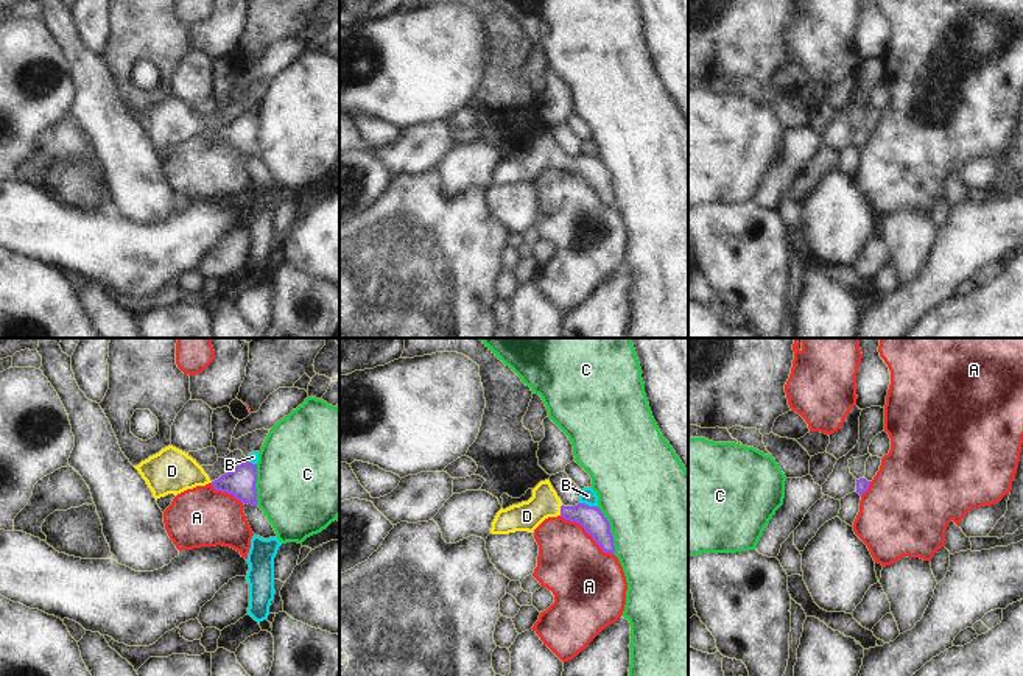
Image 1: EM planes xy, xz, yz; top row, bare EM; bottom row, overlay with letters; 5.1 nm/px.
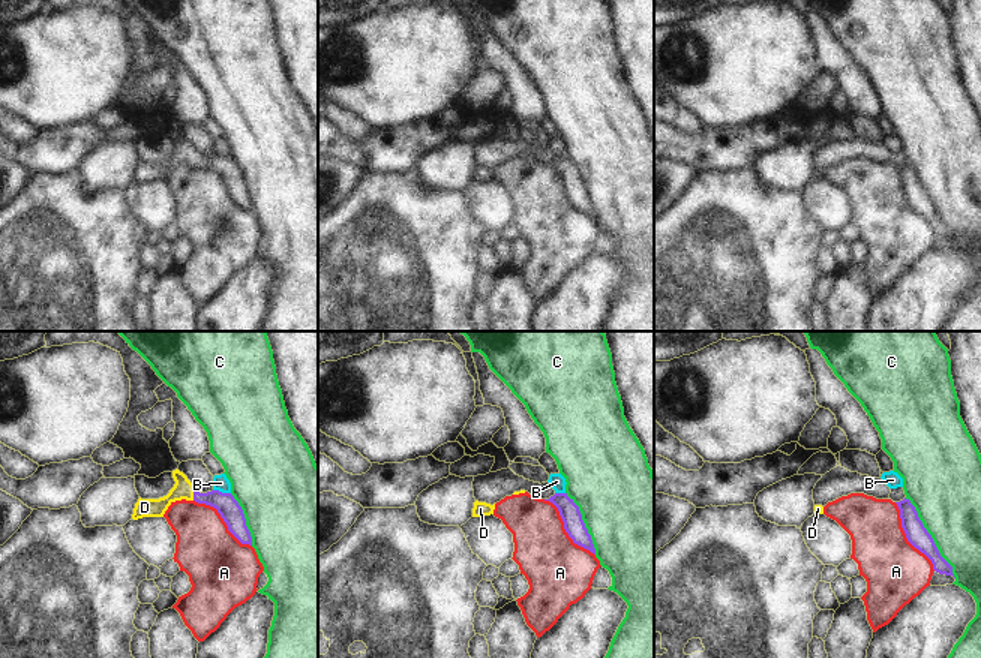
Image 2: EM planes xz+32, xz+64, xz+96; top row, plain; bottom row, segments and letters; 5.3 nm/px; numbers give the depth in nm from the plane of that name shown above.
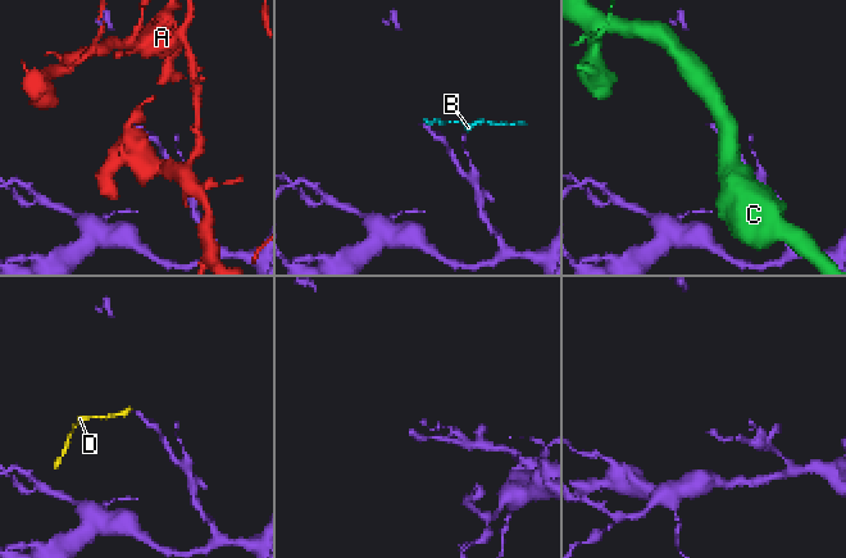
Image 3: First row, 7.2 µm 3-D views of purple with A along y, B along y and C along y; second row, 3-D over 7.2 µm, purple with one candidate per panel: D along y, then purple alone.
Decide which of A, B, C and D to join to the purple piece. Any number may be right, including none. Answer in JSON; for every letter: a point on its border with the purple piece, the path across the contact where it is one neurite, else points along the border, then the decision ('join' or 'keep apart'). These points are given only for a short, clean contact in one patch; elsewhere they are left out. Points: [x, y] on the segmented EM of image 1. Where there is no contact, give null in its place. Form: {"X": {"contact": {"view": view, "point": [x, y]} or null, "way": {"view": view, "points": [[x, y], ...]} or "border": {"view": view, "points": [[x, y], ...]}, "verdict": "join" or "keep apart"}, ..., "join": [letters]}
{"A": {"contact": {"view": "xz", "point": [587, 533]}, "verdict": "keep apart"}, "B": {"contact": {"view": "xz", "point": [589, 506]}, "border": {"view": "xz", "points": [[580, 502], [597, 506]]}, "verdict": "keep apart"}, "C": {"contact": {"view": "xz", "point": [609, 530]}, "verdict": "keep apart"}, "D": {"contact": {"view": "xz", "point": [561, 510]}, "way": {"view": "xz", "points": [[590, 517], [561, 510], [536, 510], [527, 516]]}, "verdict": "join"}, "join": ["D"]}

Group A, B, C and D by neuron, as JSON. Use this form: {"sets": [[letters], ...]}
{"sets": [["A"], ["B"], ["C"], ["D"]]}

